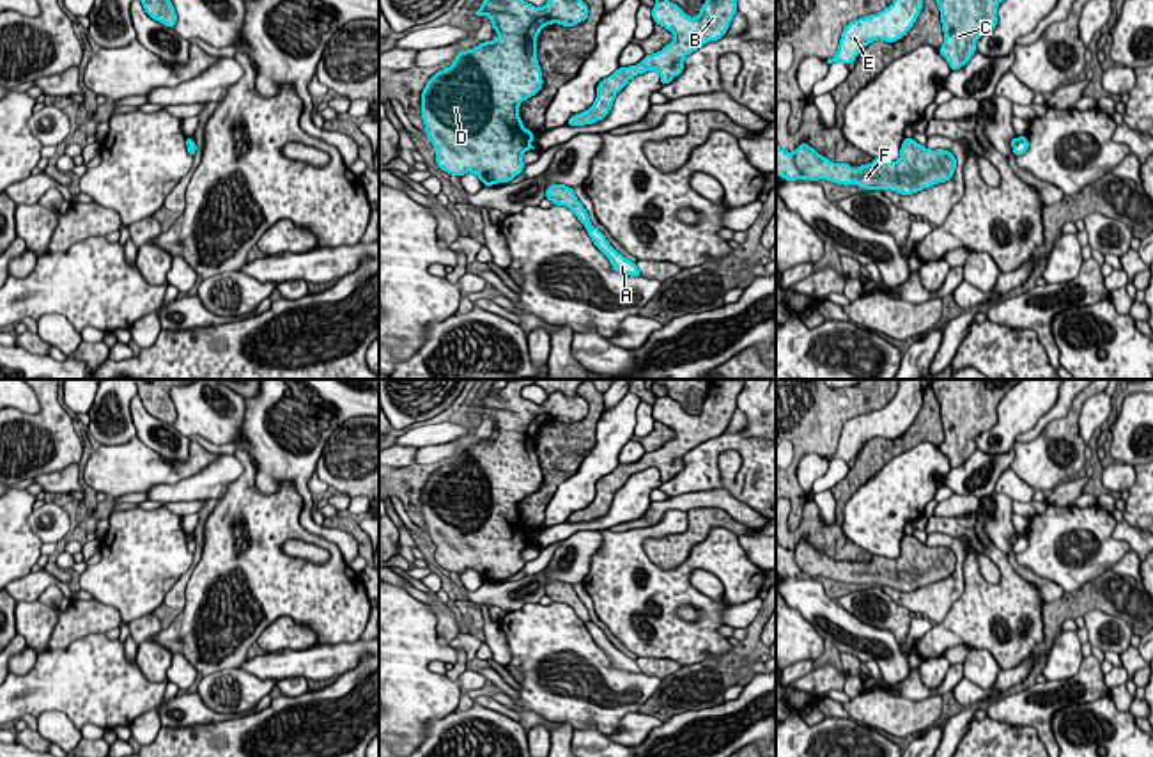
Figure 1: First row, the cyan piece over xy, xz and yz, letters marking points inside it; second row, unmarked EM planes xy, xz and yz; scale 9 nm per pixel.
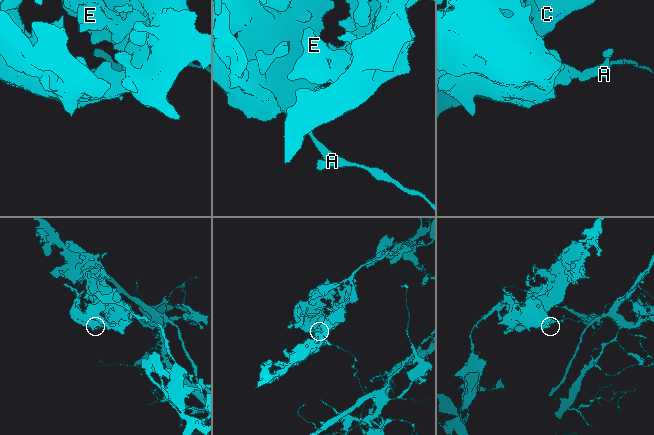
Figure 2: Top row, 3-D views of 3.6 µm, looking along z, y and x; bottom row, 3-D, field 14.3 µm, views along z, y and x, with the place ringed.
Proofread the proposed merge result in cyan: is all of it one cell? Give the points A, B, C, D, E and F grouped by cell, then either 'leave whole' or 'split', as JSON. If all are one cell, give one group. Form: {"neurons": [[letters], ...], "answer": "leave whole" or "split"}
{"neurons": [["A"], ["B", "C", "D", "E", "F"]], "answer": "split"}

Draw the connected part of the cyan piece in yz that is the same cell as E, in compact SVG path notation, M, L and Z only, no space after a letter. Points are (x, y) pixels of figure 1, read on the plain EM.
M898 379L898 392L882 410L850 418L838 441L838 449L827 461L841 459L850 463L863 445L882 436L894 440L907 433L923 406L921 379Z

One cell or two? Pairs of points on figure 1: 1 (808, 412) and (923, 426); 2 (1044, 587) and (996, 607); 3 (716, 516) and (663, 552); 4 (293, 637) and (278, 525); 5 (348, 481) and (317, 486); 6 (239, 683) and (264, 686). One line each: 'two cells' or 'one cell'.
1: two cells
2: two cells
3: one cell
4: two cells
5: two cells
6: one cell

